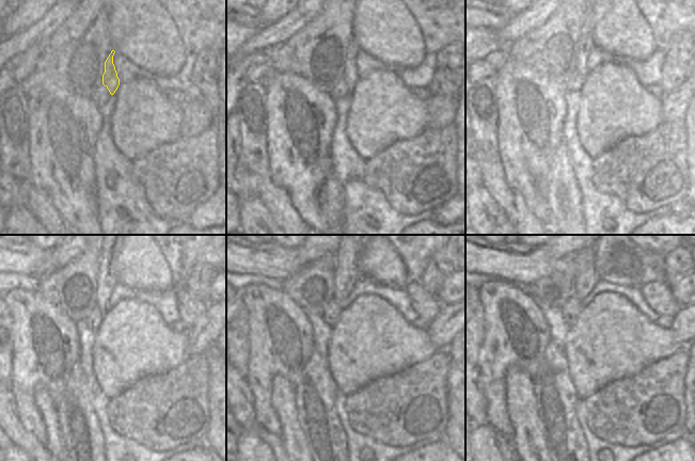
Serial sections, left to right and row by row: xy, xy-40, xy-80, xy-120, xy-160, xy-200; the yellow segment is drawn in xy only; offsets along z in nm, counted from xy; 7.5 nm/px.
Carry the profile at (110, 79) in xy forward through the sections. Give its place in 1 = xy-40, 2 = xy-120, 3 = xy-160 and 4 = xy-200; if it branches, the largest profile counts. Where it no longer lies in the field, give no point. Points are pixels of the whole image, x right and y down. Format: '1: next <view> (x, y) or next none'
1: next xy-40 (350, 76)
2: next xy-120 (107, 280)
3: next xy-160 (347, 273)
4: next xy-200 (585, 277)

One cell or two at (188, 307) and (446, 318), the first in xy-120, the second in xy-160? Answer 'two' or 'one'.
two

